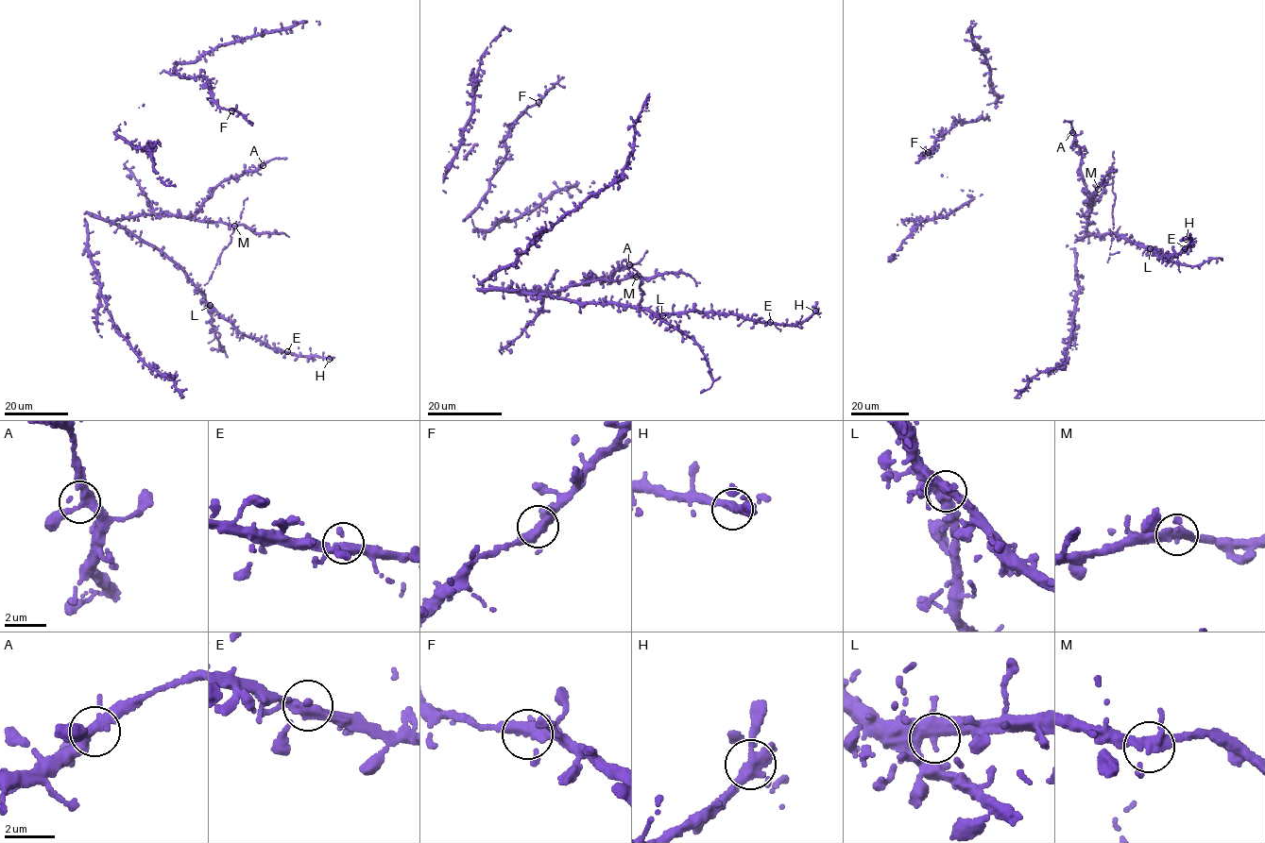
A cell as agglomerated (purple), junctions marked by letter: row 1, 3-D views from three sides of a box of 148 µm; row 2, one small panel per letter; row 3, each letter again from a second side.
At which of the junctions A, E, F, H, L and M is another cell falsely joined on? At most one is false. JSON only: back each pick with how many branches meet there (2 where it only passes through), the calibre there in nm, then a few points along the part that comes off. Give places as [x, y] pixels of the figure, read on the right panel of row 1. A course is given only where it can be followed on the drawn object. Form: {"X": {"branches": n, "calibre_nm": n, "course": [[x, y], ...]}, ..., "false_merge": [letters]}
{"false_merge": []}

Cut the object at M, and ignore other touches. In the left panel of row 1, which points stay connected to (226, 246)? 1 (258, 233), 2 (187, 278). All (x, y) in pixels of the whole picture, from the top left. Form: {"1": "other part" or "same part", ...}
{"1": "other part", "2": "other part"}

